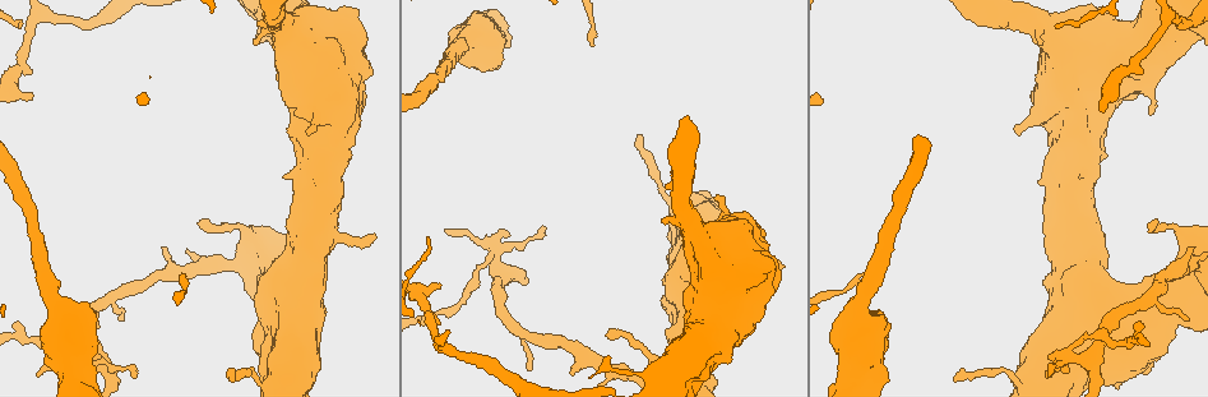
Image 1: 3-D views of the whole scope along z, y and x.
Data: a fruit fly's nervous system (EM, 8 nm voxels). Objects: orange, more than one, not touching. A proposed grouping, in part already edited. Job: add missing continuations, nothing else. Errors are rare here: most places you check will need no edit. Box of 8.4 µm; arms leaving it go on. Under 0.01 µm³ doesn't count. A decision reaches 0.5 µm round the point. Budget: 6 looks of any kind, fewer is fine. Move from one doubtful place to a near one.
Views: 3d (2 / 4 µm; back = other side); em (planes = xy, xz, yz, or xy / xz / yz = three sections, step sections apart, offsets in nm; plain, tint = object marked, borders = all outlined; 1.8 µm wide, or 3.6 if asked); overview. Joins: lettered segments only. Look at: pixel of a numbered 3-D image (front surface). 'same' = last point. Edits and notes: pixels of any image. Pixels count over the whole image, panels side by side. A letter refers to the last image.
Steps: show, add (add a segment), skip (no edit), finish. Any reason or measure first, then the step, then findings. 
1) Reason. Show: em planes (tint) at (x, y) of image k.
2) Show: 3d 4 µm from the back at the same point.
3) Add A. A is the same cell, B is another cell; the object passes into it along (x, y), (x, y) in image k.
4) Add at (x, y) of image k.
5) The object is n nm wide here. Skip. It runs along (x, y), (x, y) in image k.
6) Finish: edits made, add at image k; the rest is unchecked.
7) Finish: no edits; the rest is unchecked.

Narrows sharply. Show: 3d 2 µm at (436, 313) of image 1.

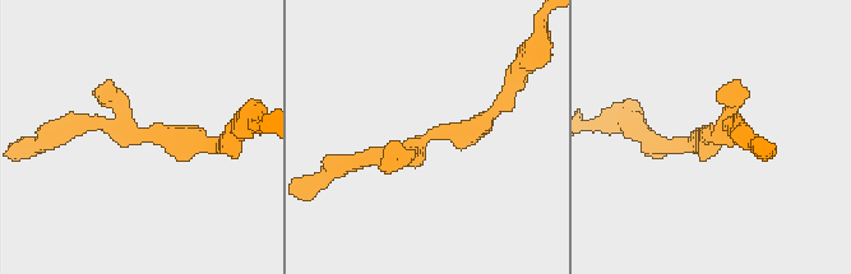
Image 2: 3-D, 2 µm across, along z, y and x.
Show: em planes (borders) at (715, 136) of image 2.

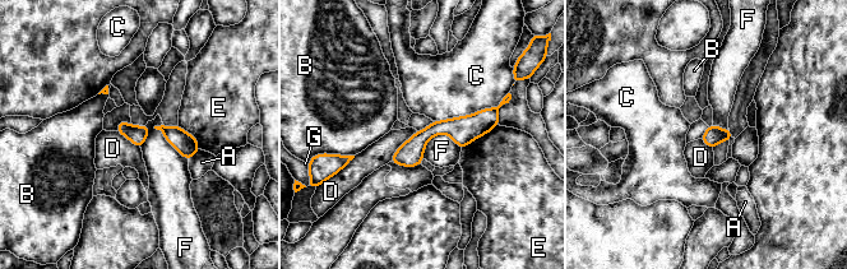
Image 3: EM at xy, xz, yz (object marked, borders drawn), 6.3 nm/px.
Skip. A, B, C, D, E, F and G are other cells; a border runs along (417, 131), (399, 147), (389, 161) in image 3; none of them fits.

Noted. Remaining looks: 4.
Free end. Show: 3d 2 µm at (255, 42) of image 1.

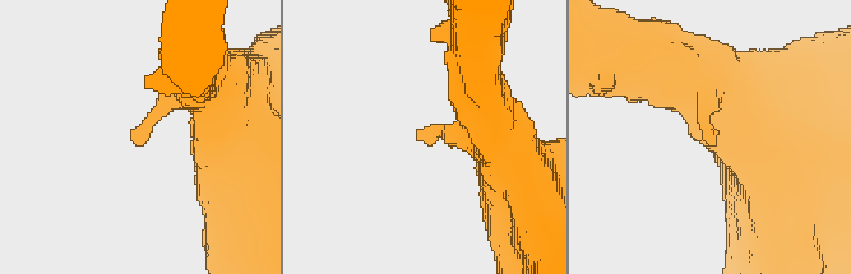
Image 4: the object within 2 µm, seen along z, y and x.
Now the EM. Show: em planes (borders) at (708, 141) of image 4.

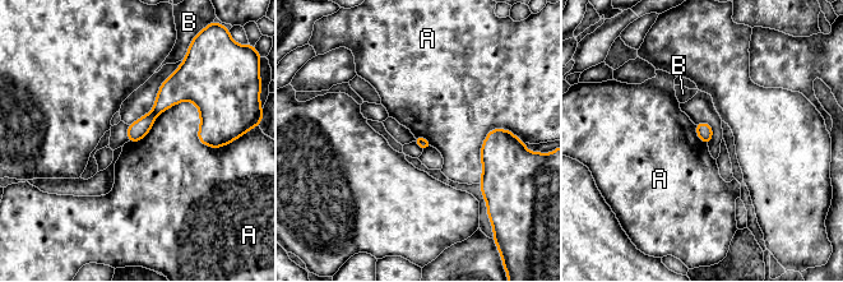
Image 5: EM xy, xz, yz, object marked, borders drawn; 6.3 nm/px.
Skip. A and B are other cells; a border runs along (129, 142), (191, 101), (221, 147) in image 5; no lettered segment goes on from it.

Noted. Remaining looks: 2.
Stops while still wide. Show: em 3.6 µm planes (borders) at (1047, 280) of image 1.

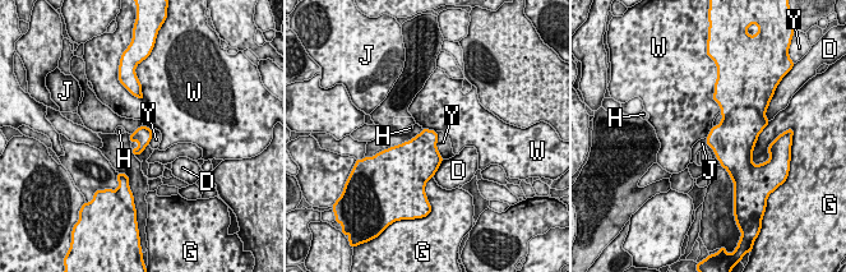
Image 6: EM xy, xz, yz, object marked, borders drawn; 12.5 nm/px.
Skip. D, G, H, J, W and Y are other cells; a border runs along (130, 93), (144, 98) in image 6; no lettered segment goes on from it.

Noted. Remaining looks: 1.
Finish: no edits; the rest is unchecked.

